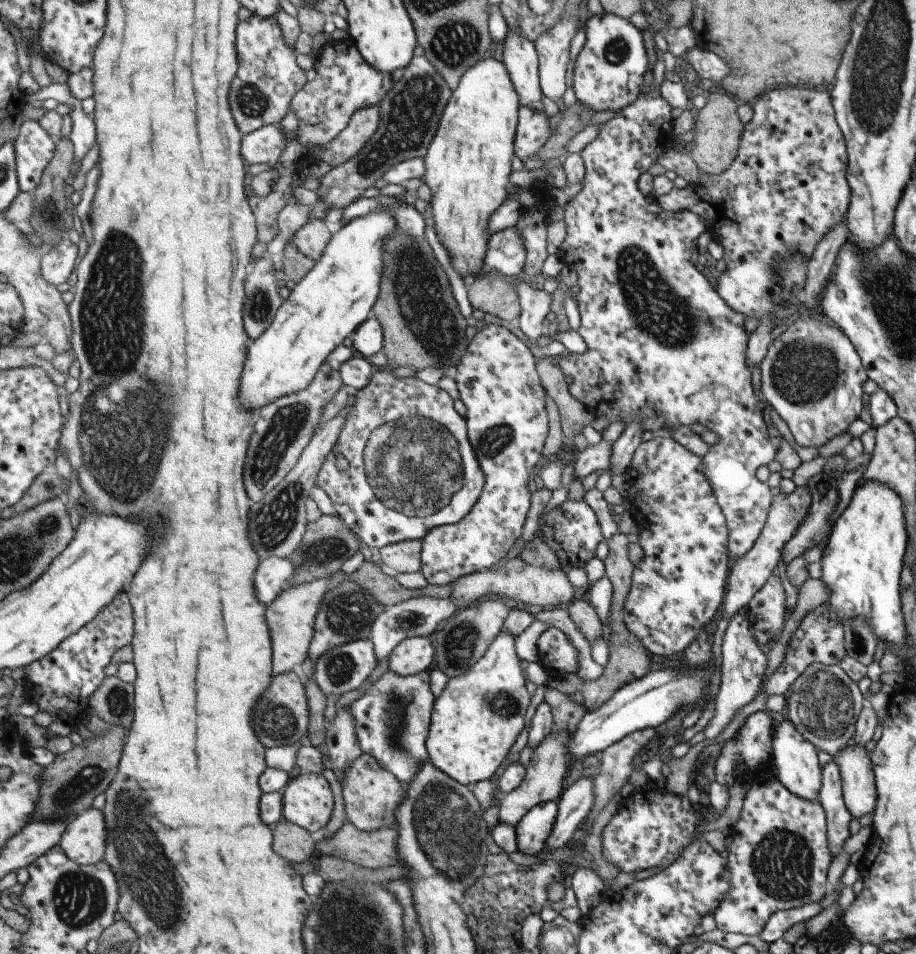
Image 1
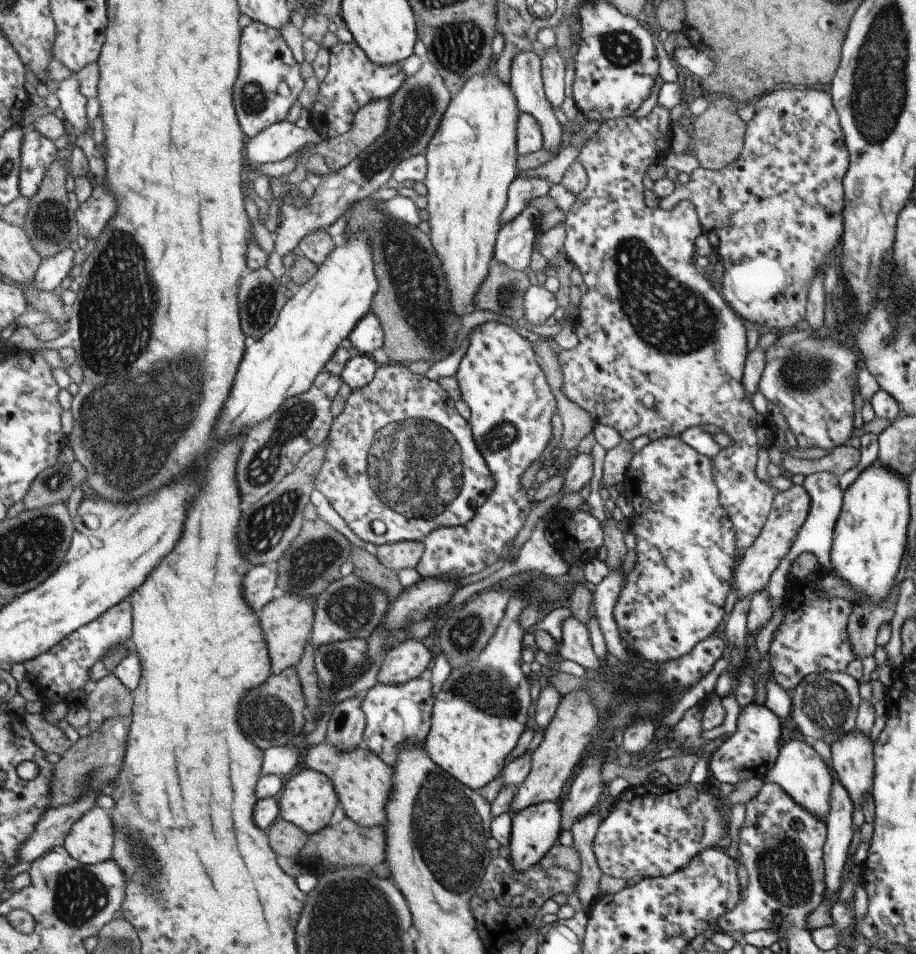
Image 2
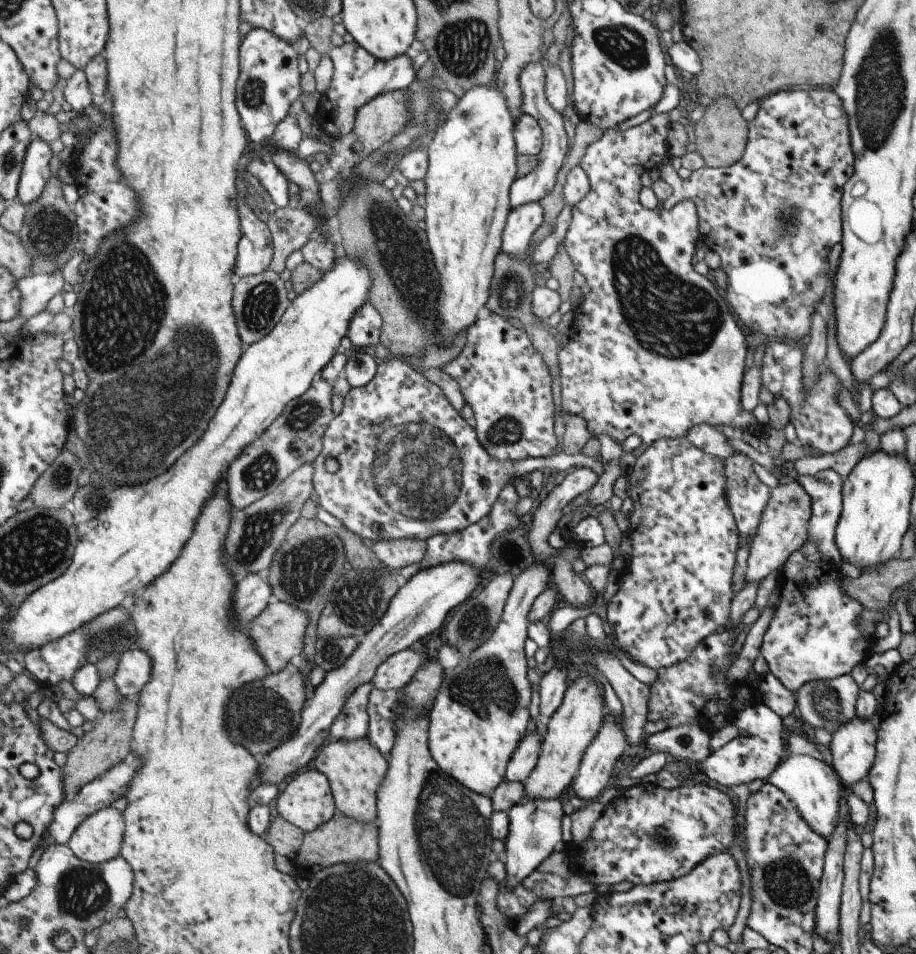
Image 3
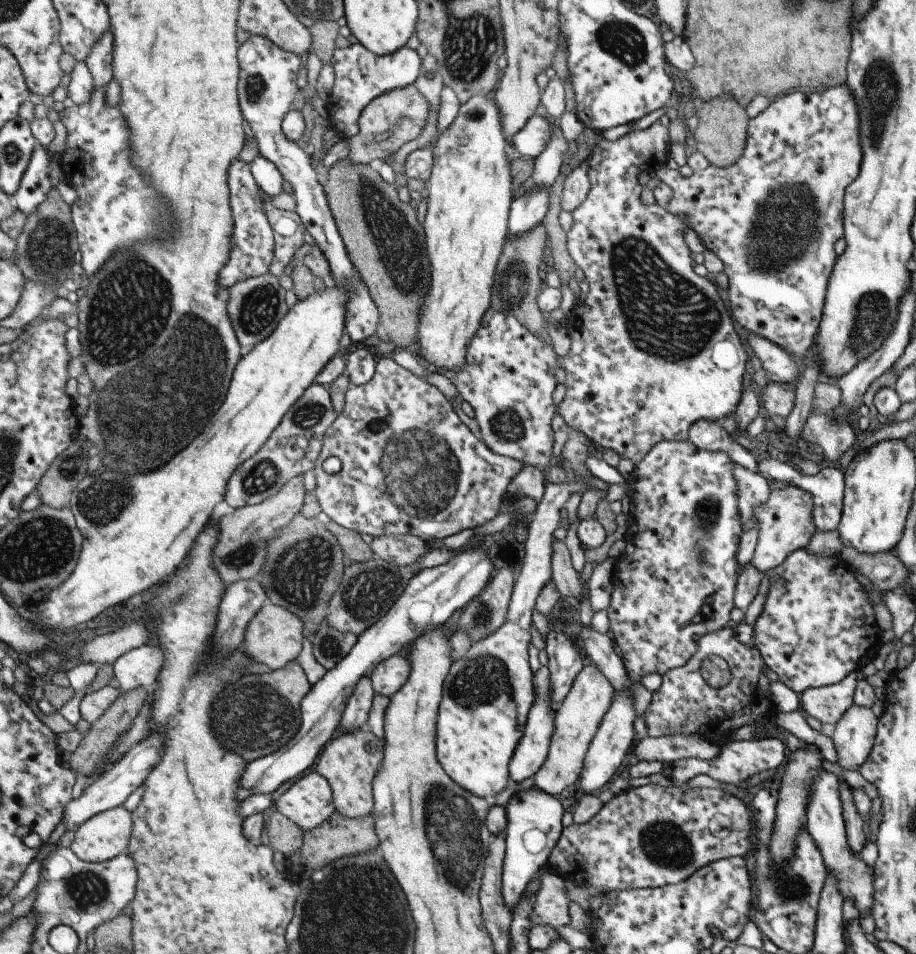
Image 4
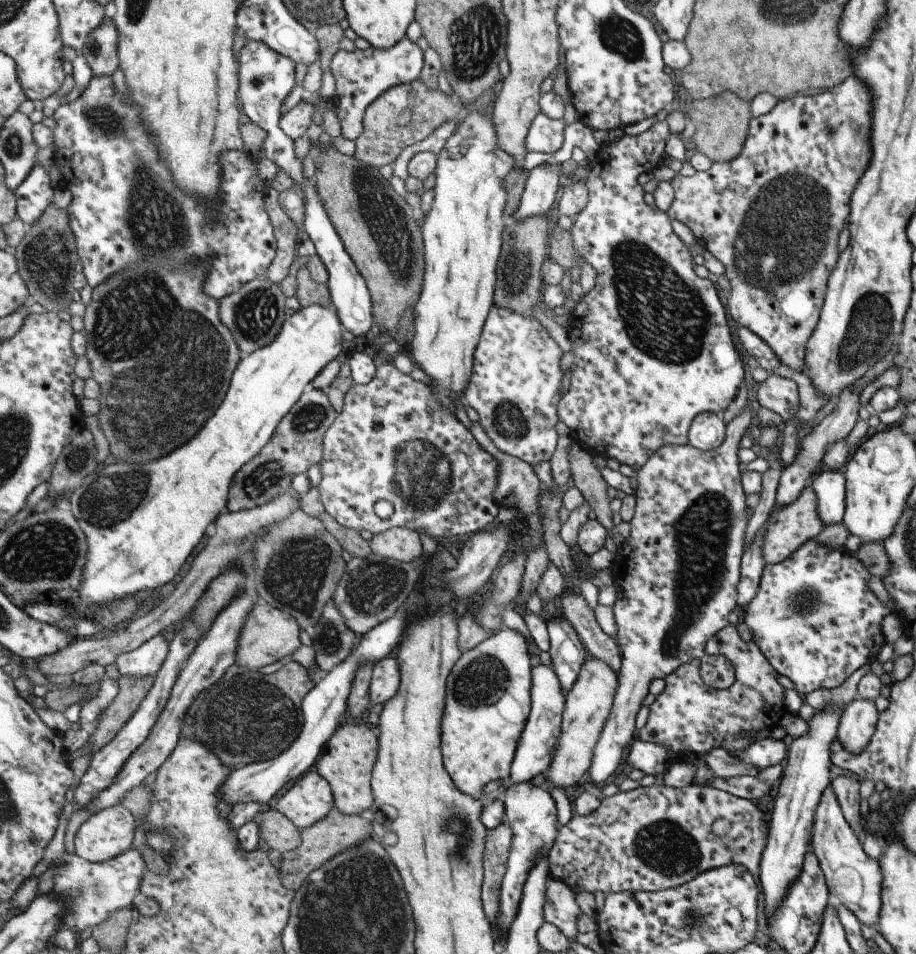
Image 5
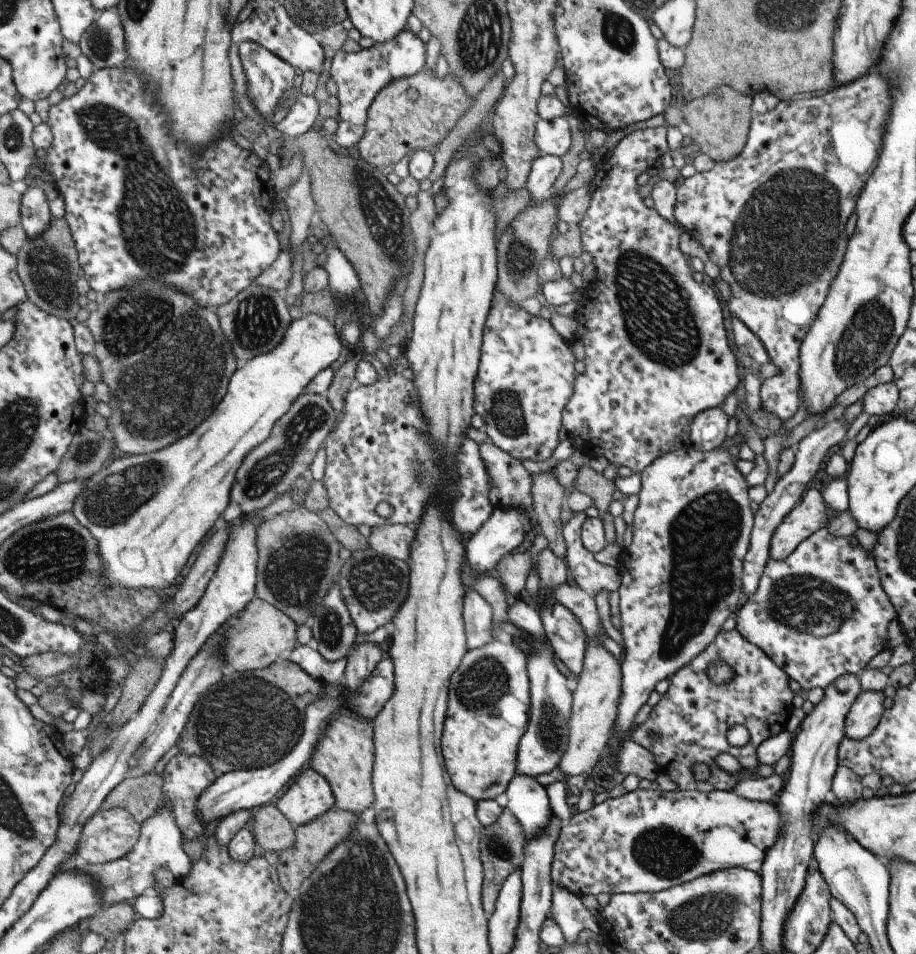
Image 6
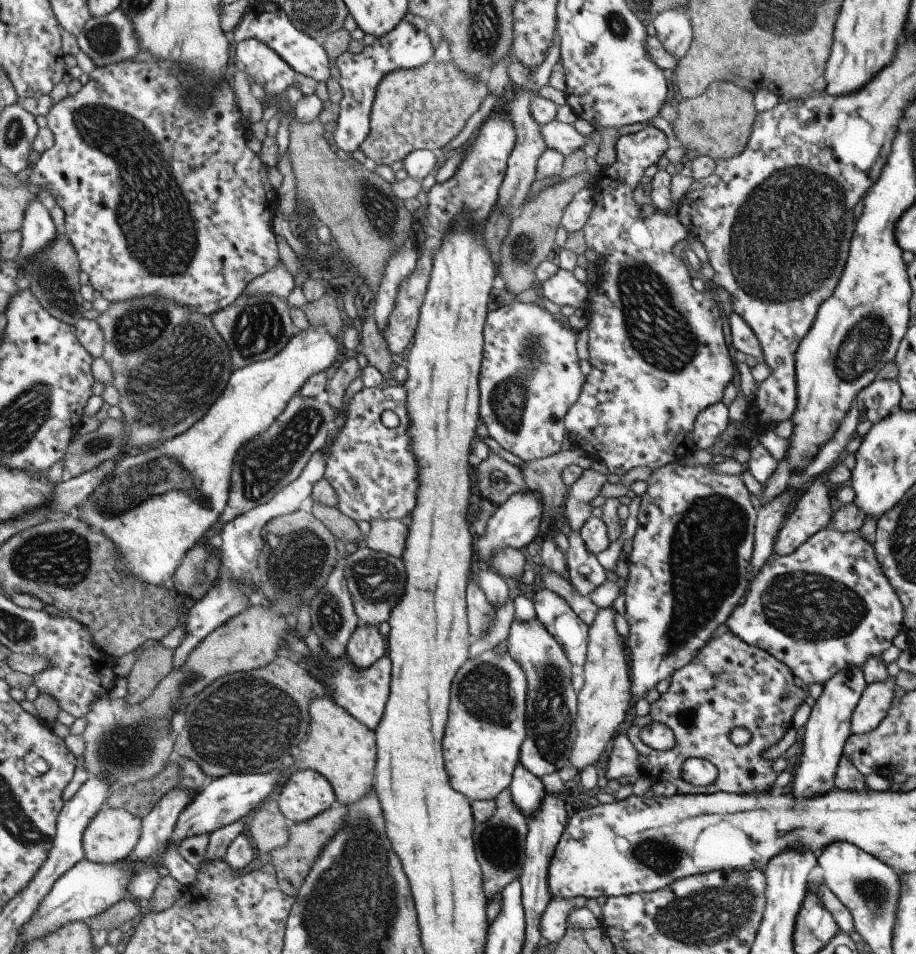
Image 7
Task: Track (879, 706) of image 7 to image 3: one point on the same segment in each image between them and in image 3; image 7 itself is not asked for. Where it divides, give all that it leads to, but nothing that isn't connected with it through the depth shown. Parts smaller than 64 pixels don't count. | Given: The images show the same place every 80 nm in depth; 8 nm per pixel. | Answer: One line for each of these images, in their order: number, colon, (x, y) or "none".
3: (850, 752)
4: (853, 734)
5: (857, 721)
6: (866, 710)

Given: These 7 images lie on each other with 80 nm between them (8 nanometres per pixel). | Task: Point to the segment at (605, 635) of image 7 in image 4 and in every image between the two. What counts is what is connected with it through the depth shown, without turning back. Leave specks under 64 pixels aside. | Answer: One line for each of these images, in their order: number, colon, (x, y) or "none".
4: (578, 720)
5: (588, 704)
6: (596, 696)

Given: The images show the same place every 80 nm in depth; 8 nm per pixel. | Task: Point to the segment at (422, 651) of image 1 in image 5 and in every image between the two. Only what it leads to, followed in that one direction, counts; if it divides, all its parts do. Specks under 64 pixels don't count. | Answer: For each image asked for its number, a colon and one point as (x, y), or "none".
2: (408, 661)
3: (397, 672)
4: (389, 677)
5: (385, 683)

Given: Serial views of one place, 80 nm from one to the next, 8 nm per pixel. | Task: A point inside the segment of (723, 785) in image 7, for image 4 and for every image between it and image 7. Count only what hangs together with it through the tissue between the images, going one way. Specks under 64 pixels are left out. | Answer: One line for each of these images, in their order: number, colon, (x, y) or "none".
4: (684, 704)
5: (688, 719)
6: (687, 725)

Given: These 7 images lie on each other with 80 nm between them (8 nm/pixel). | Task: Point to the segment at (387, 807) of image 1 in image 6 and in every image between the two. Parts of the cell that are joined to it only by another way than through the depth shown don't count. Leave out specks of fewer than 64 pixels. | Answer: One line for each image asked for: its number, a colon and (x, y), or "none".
2: (363, 781)
3: (356, 769)
4: (350, 763)
5: (347, 762)
6: (345, 755)

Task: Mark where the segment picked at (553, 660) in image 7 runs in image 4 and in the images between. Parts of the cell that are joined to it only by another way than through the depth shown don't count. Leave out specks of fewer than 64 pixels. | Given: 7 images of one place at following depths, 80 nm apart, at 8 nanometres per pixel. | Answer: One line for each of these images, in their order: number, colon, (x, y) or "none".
4: (532, 753)
5: (537, 748)
6: (542, 748)

